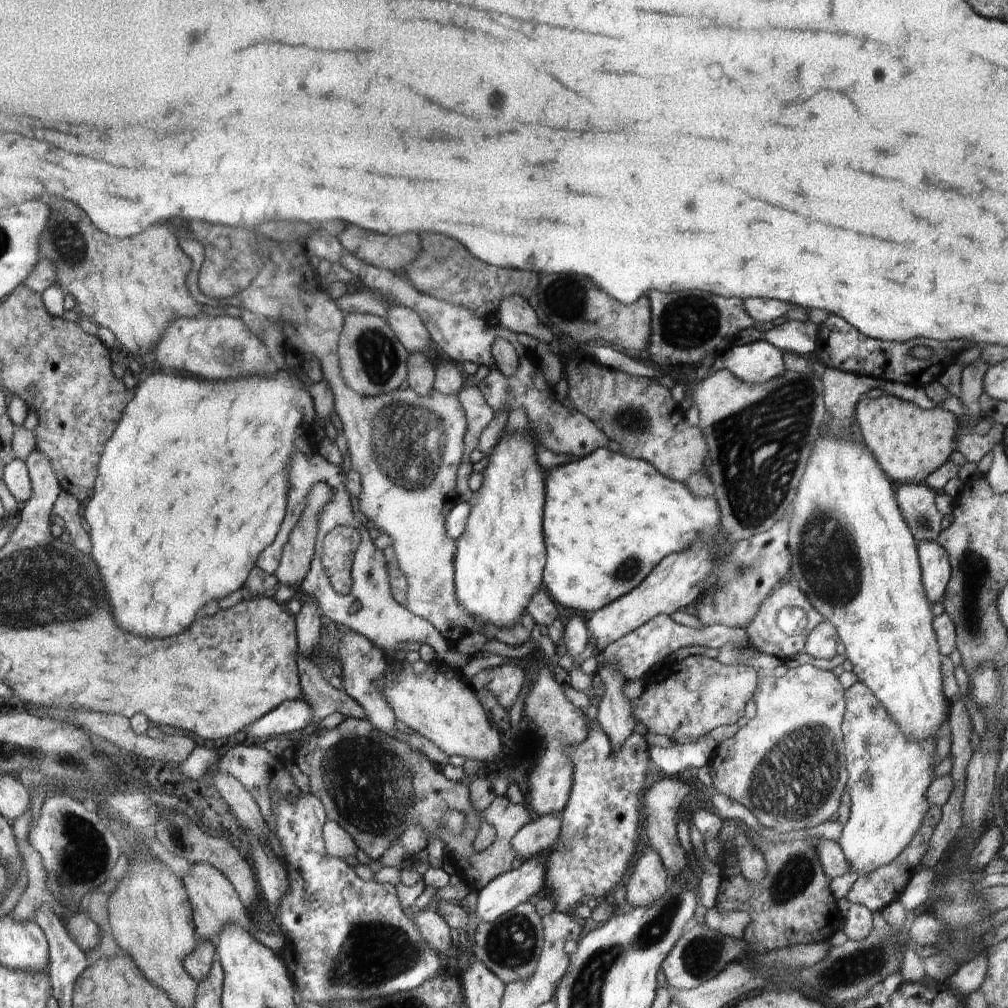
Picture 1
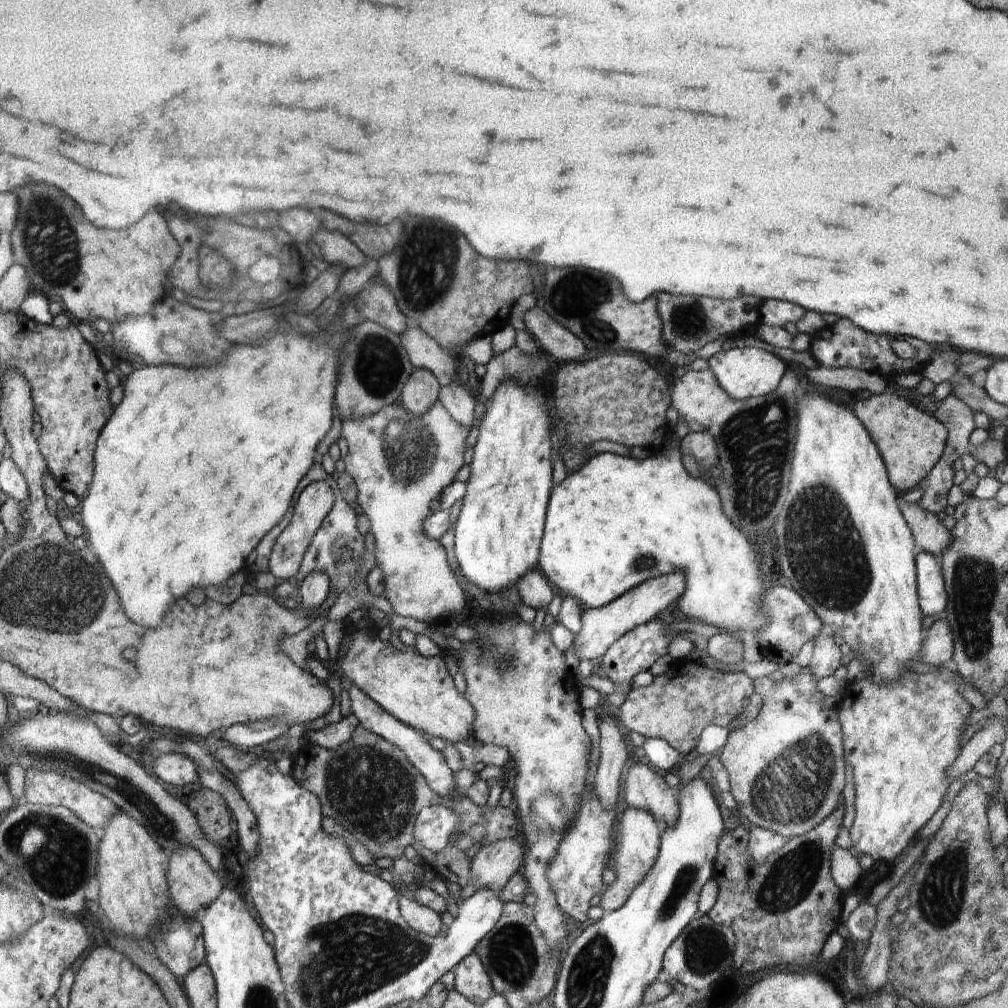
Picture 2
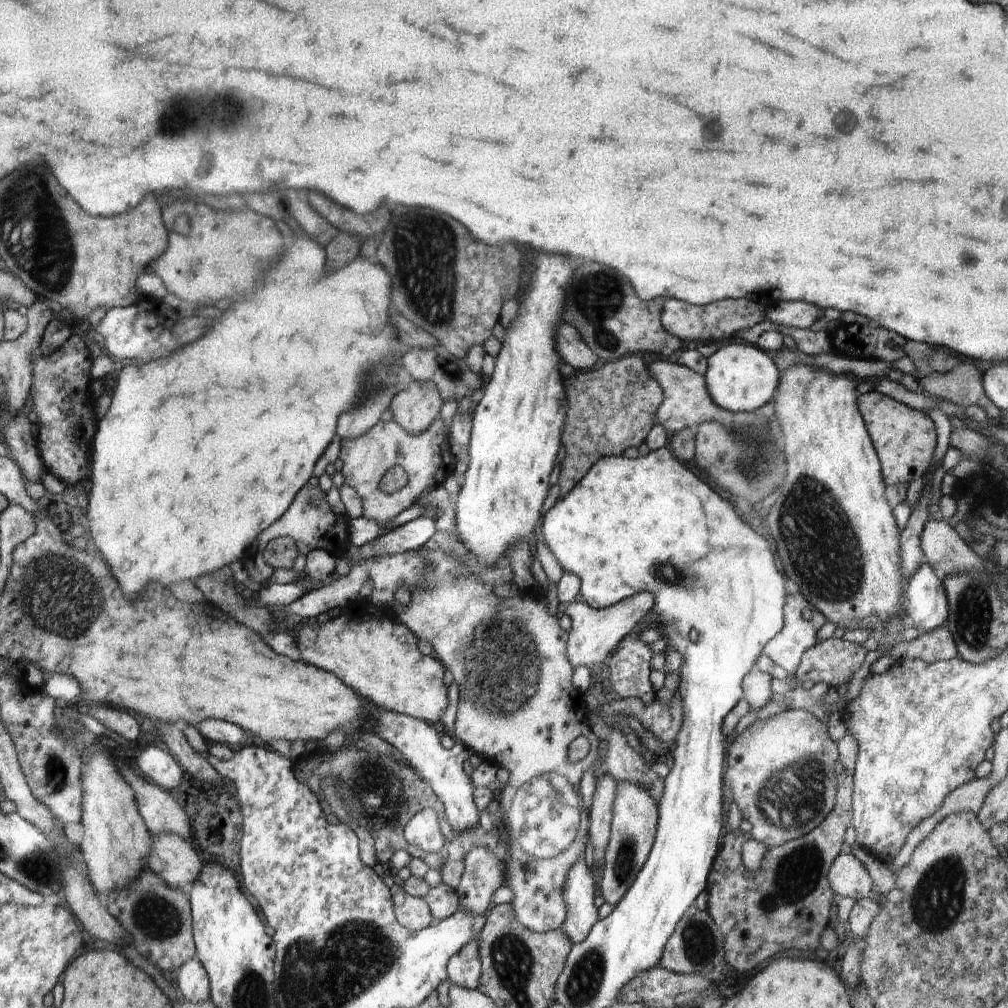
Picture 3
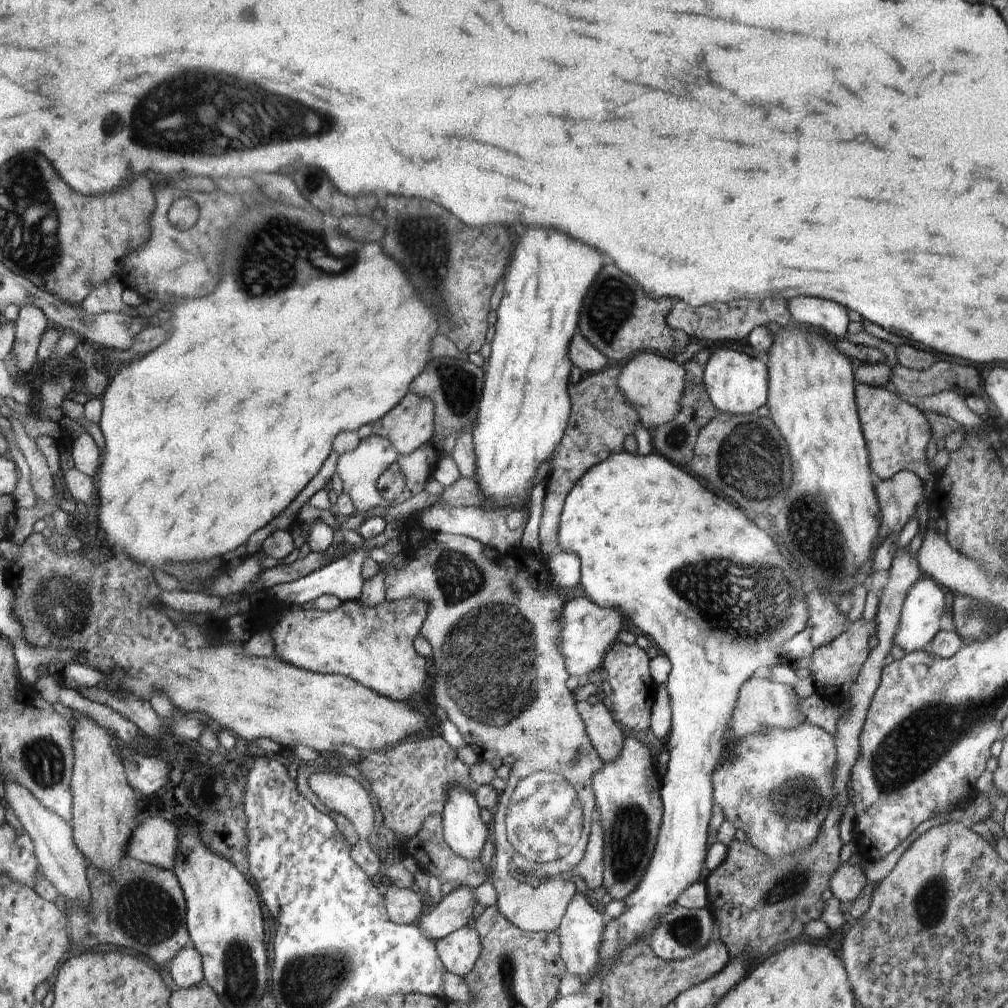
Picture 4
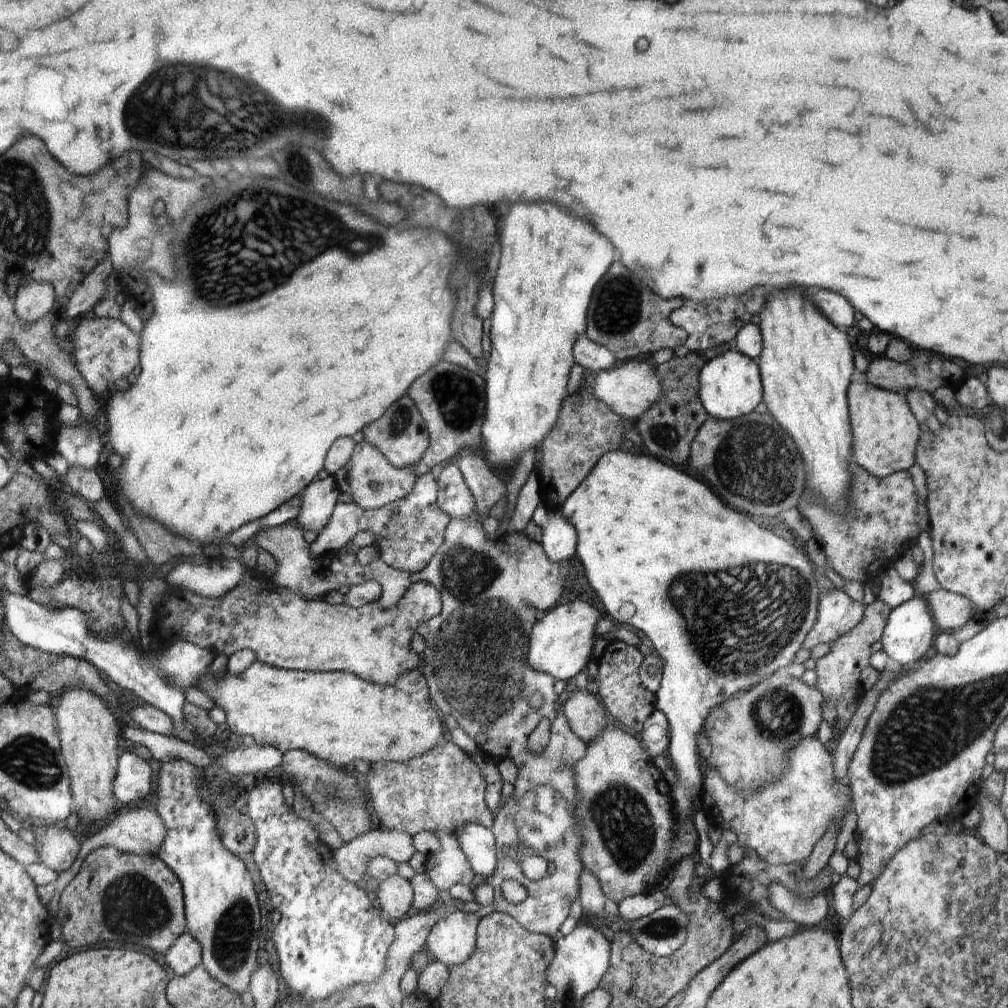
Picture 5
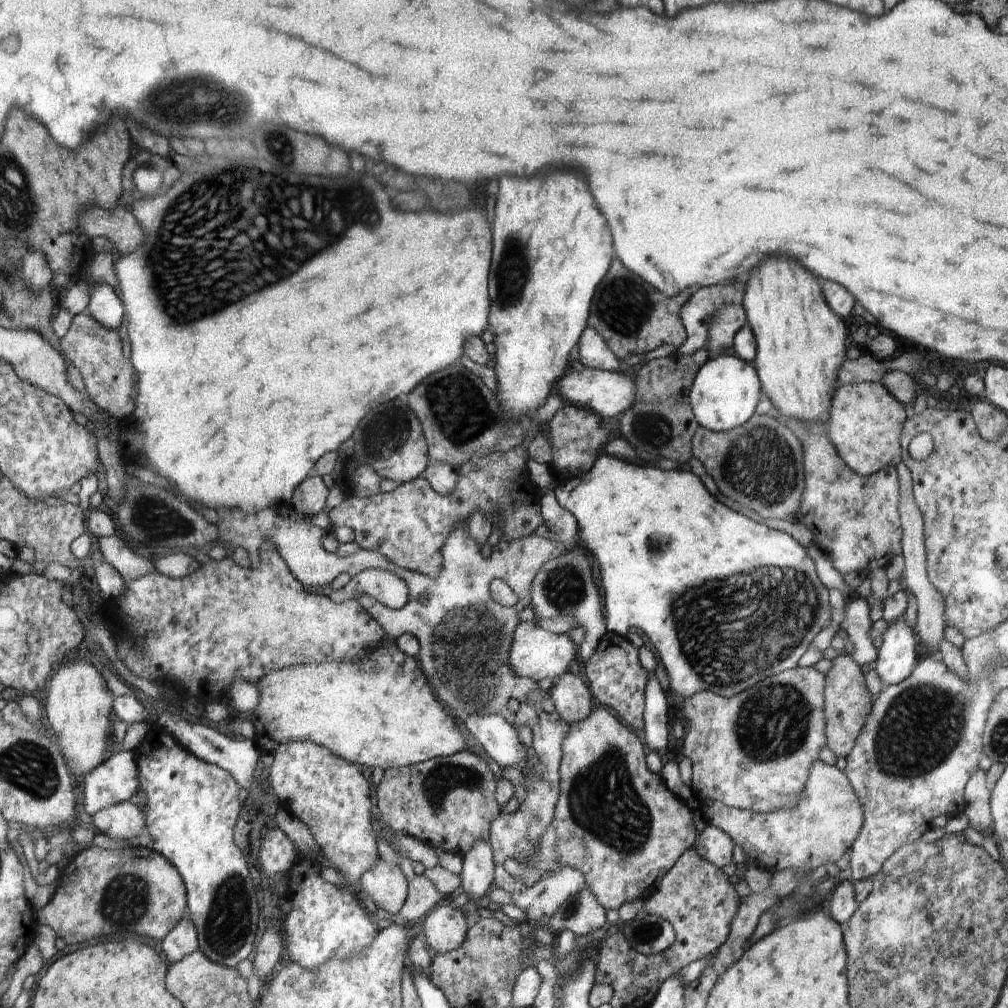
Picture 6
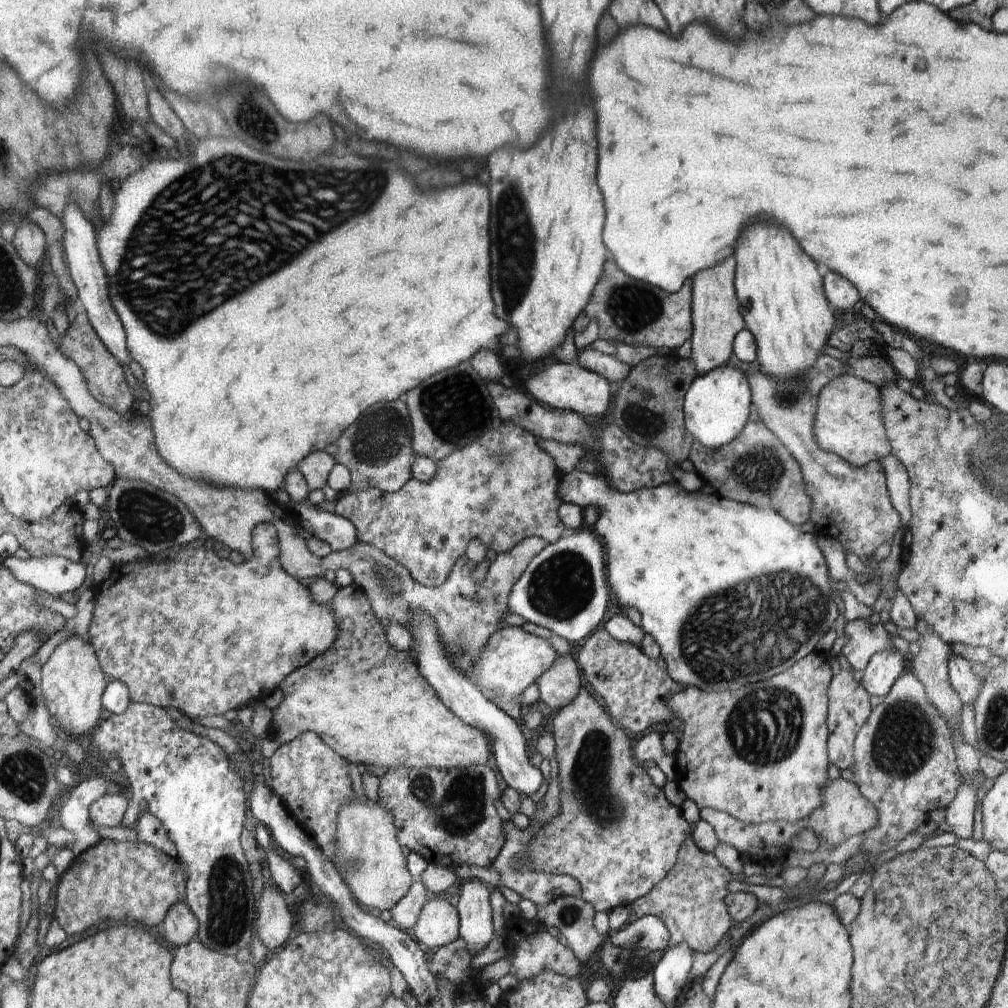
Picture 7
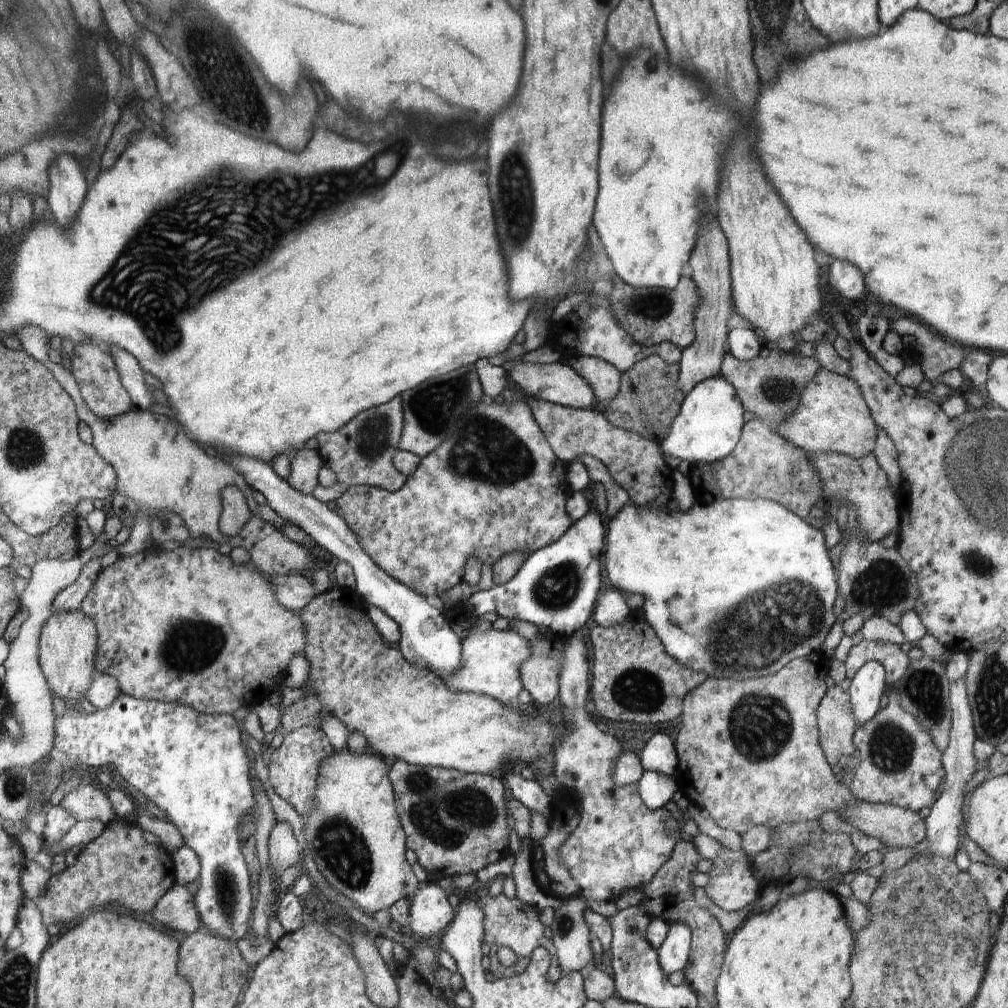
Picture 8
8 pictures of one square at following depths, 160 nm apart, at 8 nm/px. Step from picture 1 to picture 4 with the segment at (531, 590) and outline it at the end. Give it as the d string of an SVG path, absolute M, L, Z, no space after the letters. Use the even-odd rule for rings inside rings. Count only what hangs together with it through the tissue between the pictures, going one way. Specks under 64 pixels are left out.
M528 228L526 236L518 242L518 254L514 254L514 266L506 274L504 297L496 310L491 355L484 368L486 398L481 397L482 406L471 427L476 455L475 481L488 504L482 508L504 509L524 504L532 490L536 468L554 454L568 430L572 416L572 398L568 398L572 362L568 358L568 344L578 328L582 298L600 268L602 260L594 248L556 230Z

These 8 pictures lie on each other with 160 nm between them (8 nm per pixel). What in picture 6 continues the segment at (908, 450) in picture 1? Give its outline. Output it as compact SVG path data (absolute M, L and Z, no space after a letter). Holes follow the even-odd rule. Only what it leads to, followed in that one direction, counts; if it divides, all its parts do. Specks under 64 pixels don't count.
M880 382L839 385L833 394L826 432L842 460L862 476L902 462L901 434L906 411L903 404Z

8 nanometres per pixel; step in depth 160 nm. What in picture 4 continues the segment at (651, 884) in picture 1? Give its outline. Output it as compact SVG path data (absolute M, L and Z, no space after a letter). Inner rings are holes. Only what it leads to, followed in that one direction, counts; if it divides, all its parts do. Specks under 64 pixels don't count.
M626 737L625 748L617 761L603 768L593 777L593 790L597 800L597 812L604 829L603 886L615 901L624 901L641 882L645 870L649 868L653 850L657 846L656 836L660 818L664 818L664 800L660 800L663 776L658 774L652 756L644 744L636 738Z

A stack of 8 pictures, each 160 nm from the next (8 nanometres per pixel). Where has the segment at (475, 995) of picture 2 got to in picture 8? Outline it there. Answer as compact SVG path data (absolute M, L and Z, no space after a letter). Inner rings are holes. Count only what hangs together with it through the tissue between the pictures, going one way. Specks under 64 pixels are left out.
M432 882L424 883L409 903L410 928L422 938L443 935L456 918L456 910L448 903L443 889Z

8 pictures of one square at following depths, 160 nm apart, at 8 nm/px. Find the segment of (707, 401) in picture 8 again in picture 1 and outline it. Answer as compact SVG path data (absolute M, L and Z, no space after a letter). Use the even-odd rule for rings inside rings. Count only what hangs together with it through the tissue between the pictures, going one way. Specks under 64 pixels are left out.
M767 340L733 345L716 358L722 366L747 383L769 381L785 372L784 353Z

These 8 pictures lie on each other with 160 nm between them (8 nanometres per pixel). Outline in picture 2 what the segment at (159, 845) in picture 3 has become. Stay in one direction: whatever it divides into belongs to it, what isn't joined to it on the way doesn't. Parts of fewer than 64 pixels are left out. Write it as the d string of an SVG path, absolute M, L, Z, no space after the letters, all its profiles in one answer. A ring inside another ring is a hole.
M181 848L169 857L167 883L174 906L186 919L200 917L204 908L216 901L226 888L221 876L213 870L201 851L189 848Z

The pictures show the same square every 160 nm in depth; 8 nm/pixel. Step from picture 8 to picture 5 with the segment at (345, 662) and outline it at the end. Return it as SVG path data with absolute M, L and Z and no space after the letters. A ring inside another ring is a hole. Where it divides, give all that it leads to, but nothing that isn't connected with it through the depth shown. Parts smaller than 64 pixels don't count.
M258 660L237 676L228 670L218 676L208 671L198 677L195 686L224 710L231 732L253 736L256 744L268 745L283 753L290 749L305 750L333 766L345 768L356 759L370 763L404 762L430 752L442 736L442 722L430 706L429 686L419 670L409 671L393 686L368 682L344 671L280 670Z

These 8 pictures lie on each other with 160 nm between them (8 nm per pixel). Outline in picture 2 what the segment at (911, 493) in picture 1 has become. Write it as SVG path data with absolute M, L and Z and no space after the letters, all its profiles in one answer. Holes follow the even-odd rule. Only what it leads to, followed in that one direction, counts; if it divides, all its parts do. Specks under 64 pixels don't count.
M902 498L899 509L911 528L916 544L924 551L939 558L951 541L951 534L937 515L926 510L920 503L908 503Z

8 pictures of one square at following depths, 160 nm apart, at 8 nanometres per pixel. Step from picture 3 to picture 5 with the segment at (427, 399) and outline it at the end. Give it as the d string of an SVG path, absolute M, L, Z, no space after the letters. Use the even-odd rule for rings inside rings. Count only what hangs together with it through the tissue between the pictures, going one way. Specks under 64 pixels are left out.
M408 394L390 406L377 421L366 425L361 431L364 434L364 440L382 451L382 454L398 468L416 466L430 442L427 422L422 418L417 403Z

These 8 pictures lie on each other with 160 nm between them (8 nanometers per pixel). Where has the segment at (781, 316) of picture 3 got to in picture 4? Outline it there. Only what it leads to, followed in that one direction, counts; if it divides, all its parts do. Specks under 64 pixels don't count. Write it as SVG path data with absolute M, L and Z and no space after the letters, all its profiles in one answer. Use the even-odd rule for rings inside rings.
M792 298L787 304L793 320L834 339L844 339L849 324L848 312L836 302L818 298Z

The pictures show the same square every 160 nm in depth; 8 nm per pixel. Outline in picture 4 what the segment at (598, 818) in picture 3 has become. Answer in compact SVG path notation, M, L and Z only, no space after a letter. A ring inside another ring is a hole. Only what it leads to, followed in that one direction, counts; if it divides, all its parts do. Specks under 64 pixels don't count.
M597 816L590 825L589 841L584 856L579 860L579 863L573 870L574 876L577 874L582 876L588 888L591 889L596 889L603 884L604 829L602 828L601 820L598 818L600 816Z

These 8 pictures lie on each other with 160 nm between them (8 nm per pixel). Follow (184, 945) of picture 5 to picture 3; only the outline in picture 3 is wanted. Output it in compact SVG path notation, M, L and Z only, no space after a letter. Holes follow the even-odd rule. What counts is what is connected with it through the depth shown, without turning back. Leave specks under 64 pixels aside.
M198 958L185 962L178 972L178 988L183 999L193 1003L205 1003L211 1000L211 988L207 972Z

